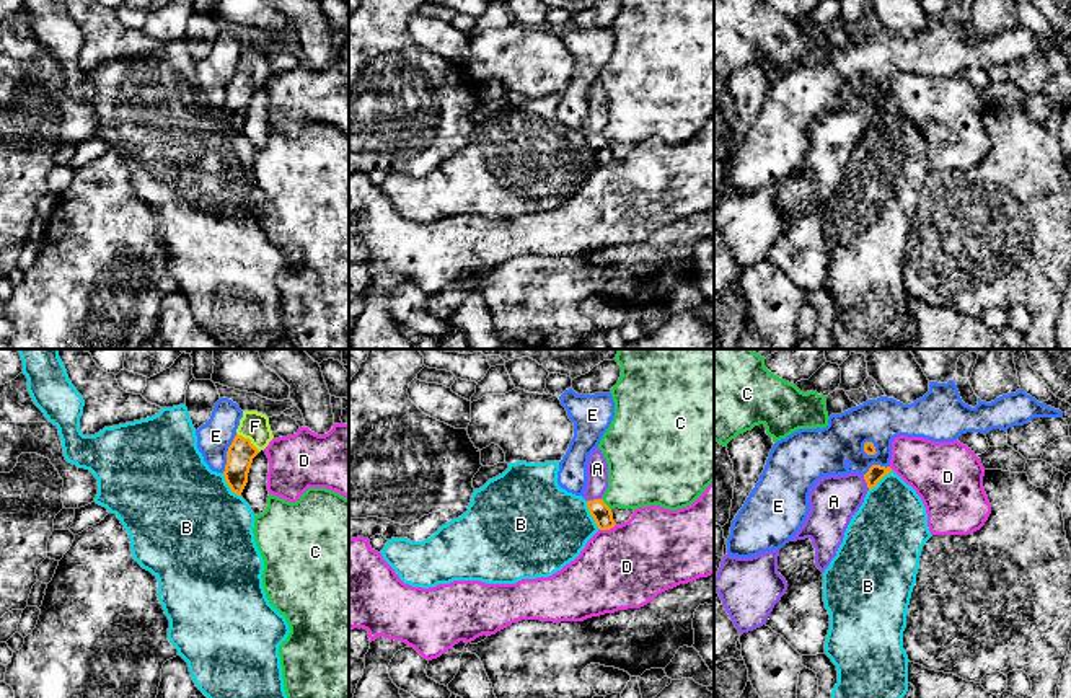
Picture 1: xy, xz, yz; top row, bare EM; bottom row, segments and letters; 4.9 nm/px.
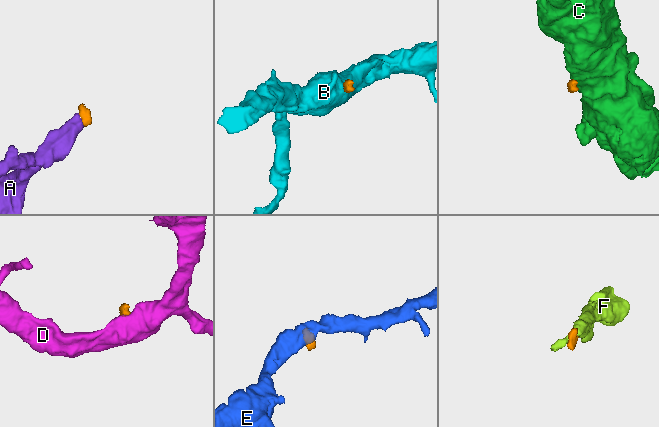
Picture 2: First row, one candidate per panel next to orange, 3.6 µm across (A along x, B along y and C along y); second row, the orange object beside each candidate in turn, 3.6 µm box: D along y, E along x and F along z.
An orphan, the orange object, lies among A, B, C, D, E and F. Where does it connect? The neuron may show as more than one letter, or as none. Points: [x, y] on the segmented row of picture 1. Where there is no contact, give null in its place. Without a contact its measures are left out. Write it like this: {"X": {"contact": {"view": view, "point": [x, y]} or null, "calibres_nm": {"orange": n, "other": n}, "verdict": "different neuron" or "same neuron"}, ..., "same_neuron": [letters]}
{"A": {"contact": {"view": "xz", "point": [594, 499]}, "calibres_nm": {"orange": 100, "other": 110}, "verdict": "same neuron"}, "B": {"contact": {"view": "xz", "point": [590, 514]}, "calibres_nm": {"orange": 100, "other": 440}, "verdict": "different neuron"}, "C": {"contact": {"view": "xz", "point": [605, 504]}, "calibres_nm": {"orange": 100, "other": 360}, "verdict": "different neuron"}, "D": {"contact": {"view": "xz", "point": [607, 529]}, "calibres_nm": {"orange": 100, "other": 400}, "verdict": "different neuron"}, "E": {"contact": {"view": "xy", "point": [227, 454]}, "calibres_nm": {"orange": 130, "other": 170}, "verdict": "different neuron"}, "F": {"contact": {"view": "xy", "point": [248, 439]}, "calibres_nm": {"orange": 130, "other": 140}, "verdict": "same neuron"}, "same_neuron": ["A", "F"]}

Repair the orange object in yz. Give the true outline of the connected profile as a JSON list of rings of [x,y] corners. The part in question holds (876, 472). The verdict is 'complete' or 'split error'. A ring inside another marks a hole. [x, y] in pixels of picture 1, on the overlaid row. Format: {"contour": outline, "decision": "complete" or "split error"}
{"contour": [[[872,465],[866,475],[830,475],[813,484],[809,494],[810,512],[791,541],[810,538],[815,548],[815,564],[822,572],[836,556],[844,532],[867,491],[890,471],[890,466]]], "decision": "split error"}

